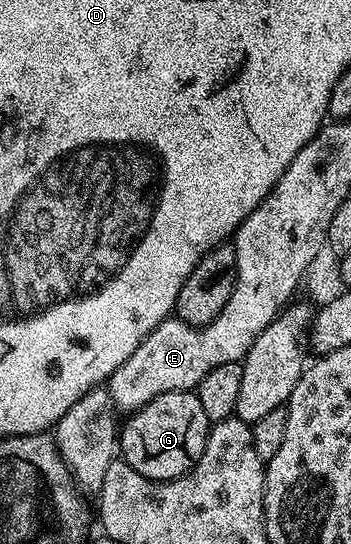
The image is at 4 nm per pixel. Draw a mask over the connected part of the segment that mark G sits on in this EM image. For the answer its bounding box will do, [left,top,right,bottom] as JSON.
[119,391,211,480]

